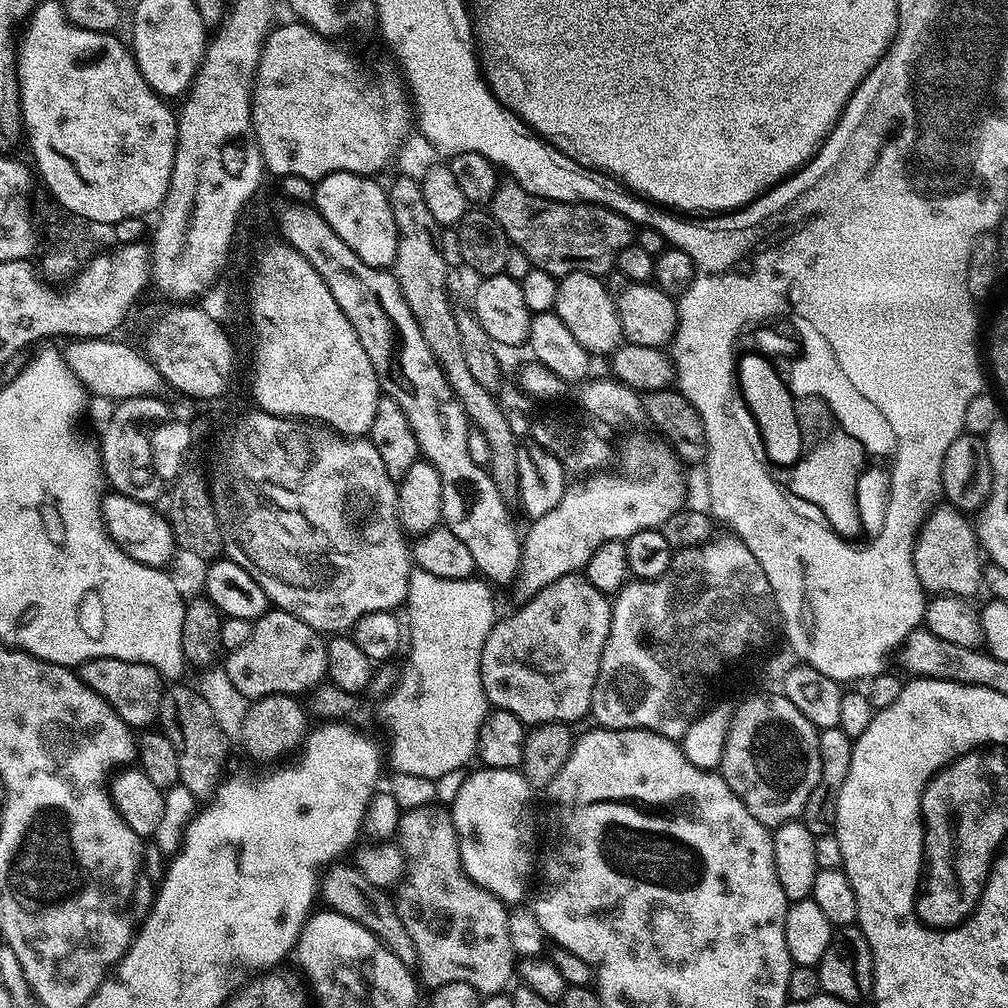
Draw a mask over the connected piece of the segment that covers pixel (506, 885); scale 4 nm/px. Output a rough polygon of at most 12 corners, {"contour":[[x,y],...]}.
{"contour":[[477,767],[450,803],[478,886],[516,906],[536,860],[523,771]]}

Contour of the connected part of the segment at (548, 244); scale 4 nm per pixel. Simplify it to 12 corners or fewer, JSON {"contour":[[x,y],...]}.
{"contour":[[511,178],[490,211],[557,278],[603,277],[634,240],[620,212],[547,200]]}

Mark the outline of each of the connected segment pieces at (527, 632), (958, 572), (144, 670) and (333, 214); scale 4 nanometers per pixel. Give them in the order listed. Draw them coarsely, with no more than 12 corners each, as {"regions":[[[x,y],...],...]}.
{"regions":[[[587,576],[497,619],[489,705],[526,726],[575,725],[612,621]],[[933,507],[912,561],[928,594],[972,598],[982,549],[967,515]],[[118,658],[79,665],[81,682],[144,730],[160,715],[162,677]],[[353,172],[315,185],[314,207],[388,270],[398,234],[385,185]]]}

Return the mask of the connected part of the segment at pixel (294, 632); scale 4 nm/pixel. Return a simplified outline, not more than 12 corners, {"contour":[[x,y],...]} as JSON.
{"contour":[[269,610],[222,669],[252,702],[325,683],[325,637]]}

